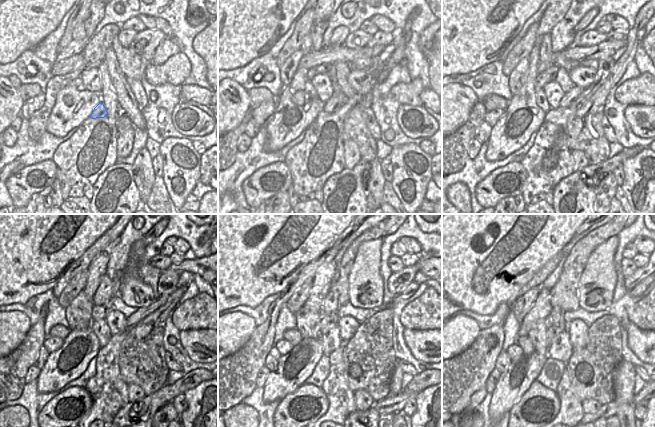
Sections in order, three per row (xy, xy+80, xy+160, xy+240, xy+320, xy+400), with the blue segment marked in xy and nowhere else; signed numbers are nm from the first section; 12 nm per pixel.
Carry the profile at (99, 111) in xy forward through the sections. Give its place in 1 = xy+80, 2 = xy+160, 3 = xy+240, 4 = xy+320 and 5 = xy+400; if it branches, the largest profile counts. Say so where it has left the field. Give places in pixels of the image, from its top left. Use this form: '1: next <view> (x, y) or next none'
1: next xy+80 (336, 102)
2: next xy+160 (571, 96)
3: next xy+240 (139, 314)
4: next xy+320 (413, 287)
5: next xy+400 (639, 289)

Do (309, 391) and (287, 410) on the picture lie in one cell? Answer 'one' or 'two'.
one

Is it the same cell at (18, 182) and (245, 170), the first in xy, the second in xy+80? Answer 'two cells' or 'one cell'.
two cells

